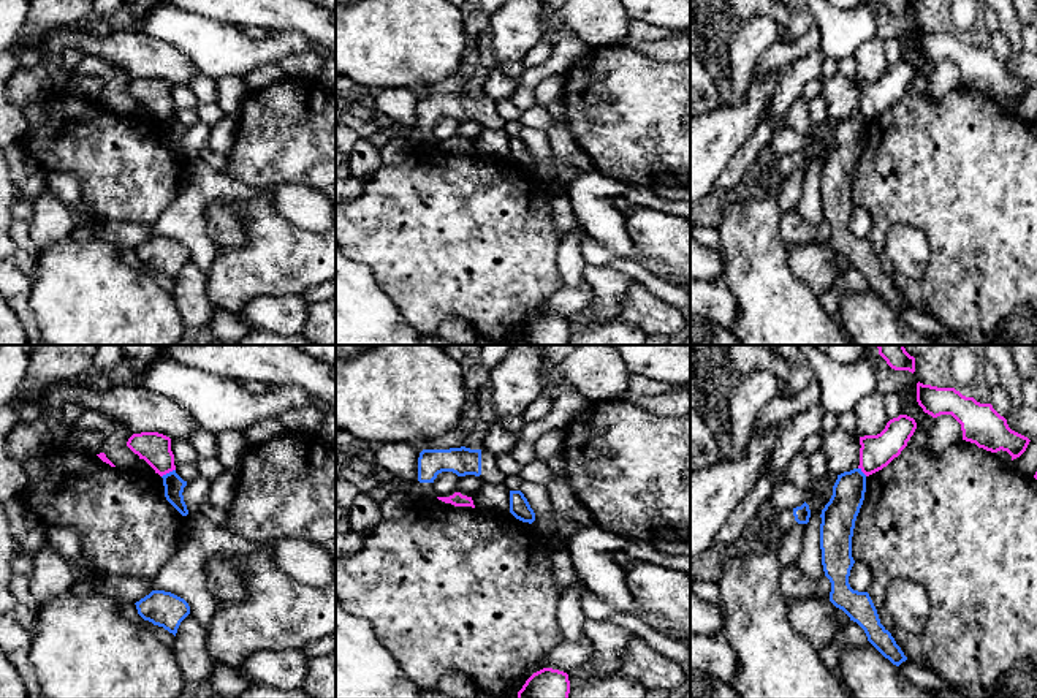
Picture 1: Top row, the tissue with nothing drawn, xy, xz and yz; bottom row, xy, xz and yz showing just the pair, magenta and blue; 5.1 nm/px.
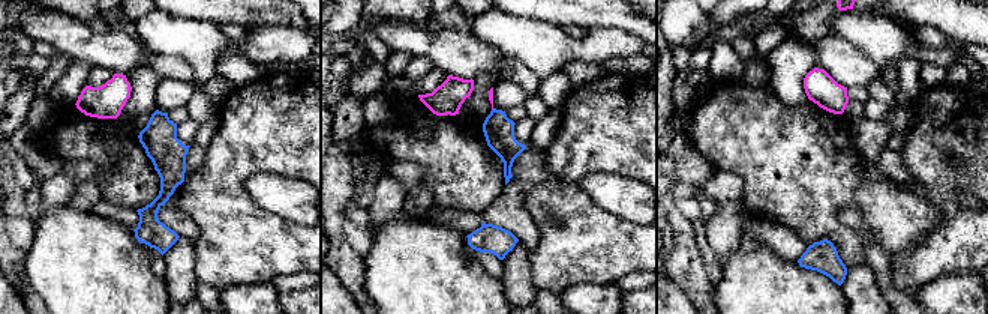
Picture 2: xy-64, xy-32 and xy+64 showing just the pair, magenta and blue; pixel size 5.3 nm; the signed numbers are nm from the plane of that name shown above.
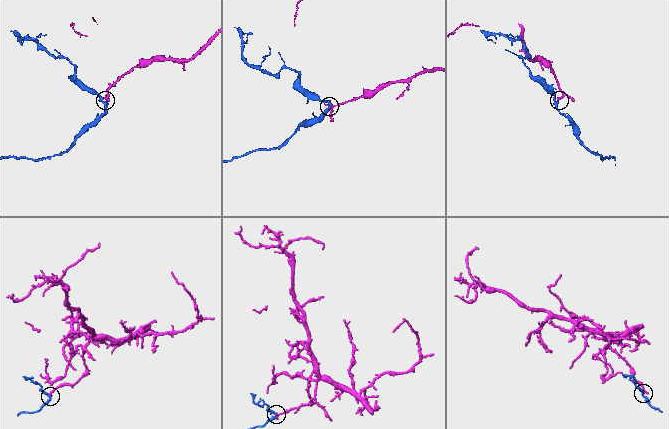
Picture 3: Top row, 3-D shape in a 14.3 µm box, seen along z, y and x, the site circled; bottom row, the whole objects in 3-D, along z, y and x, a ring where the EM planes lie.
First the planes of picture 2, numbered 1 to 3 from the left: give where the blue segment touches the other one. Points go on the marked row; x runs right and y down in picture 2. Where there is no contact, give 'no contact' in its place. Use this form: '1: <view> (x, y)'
1: no contact
2: no contact
3: no contact

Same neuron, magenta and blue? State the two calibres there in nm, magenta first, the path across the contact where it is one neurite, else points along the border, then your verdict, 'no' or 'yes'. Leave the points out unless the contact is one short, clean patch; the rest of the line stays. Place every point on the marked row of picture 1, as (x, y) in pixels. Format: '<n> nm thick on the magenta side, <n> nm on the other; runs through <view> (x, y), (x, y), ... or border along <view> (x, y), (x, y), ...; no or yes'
160 nm thick on the magenta side, 100 nm on the other; border along xy (174, 469), (162, 477); no

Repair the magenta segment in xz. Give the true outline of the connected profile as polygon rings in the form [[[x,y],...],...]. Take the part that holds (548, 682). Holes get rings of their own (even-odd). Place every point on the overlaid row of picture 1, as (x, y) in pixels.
[[[543,668],[526,681],[518,692],[518,698],[568,698],[568,693],[568,674],[559,670]]]

